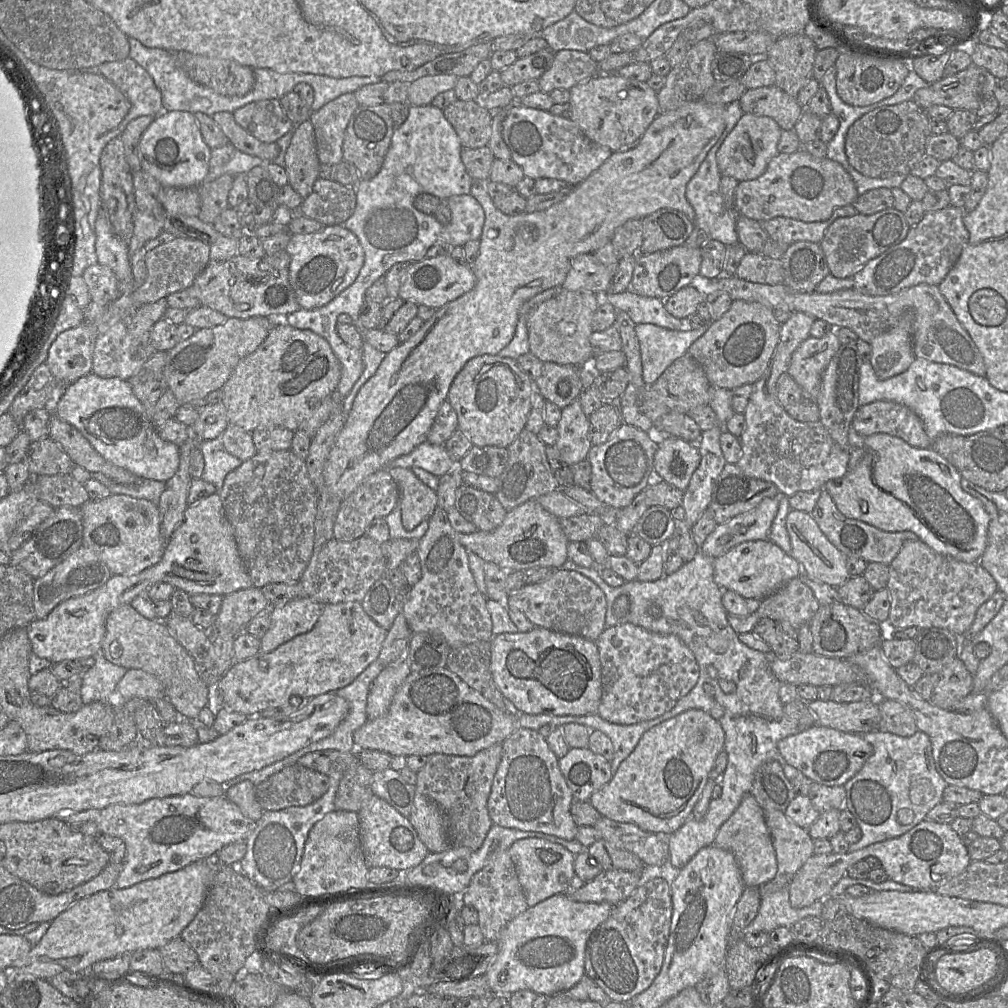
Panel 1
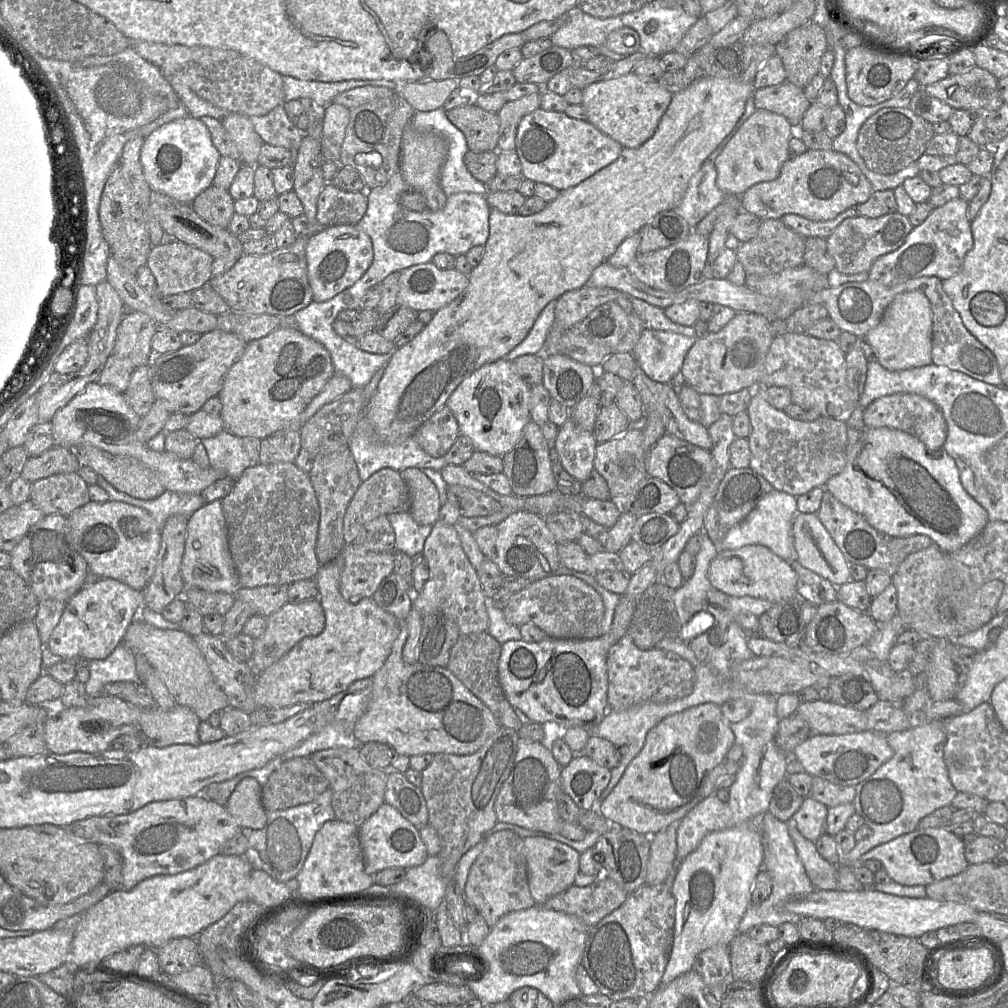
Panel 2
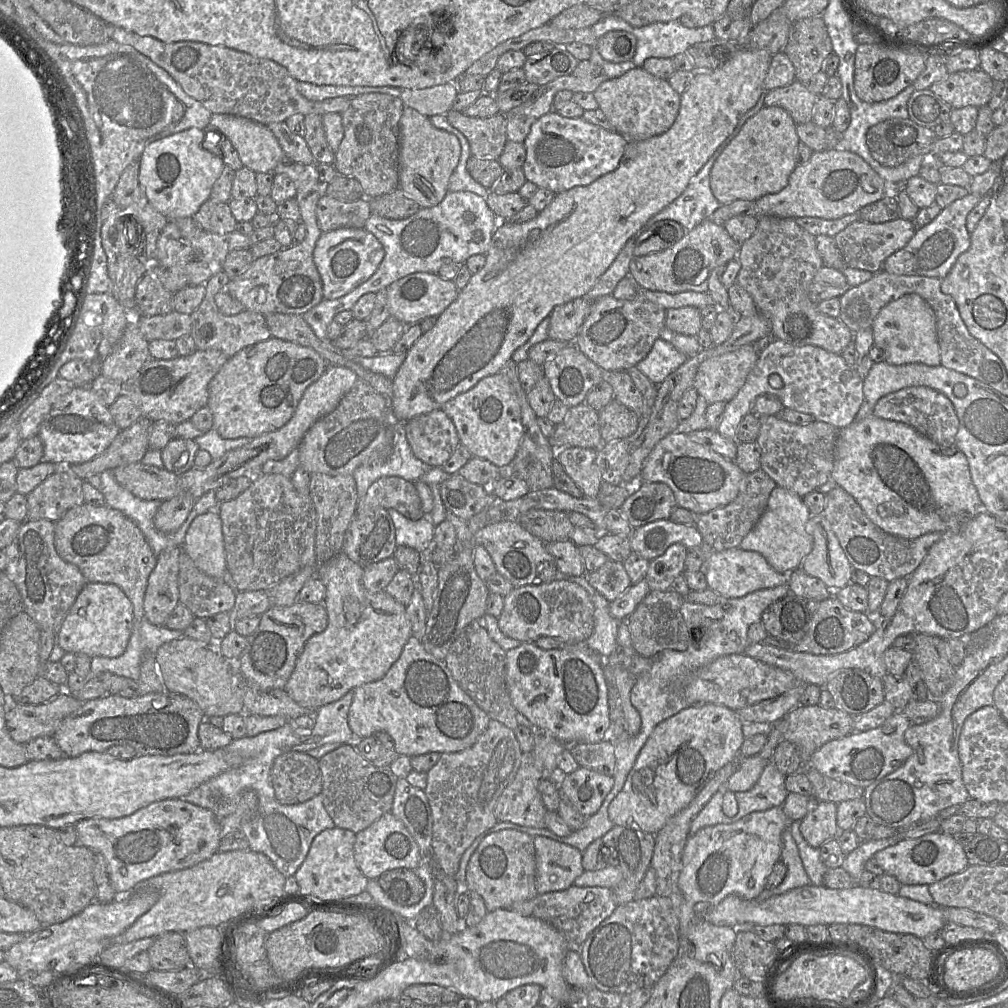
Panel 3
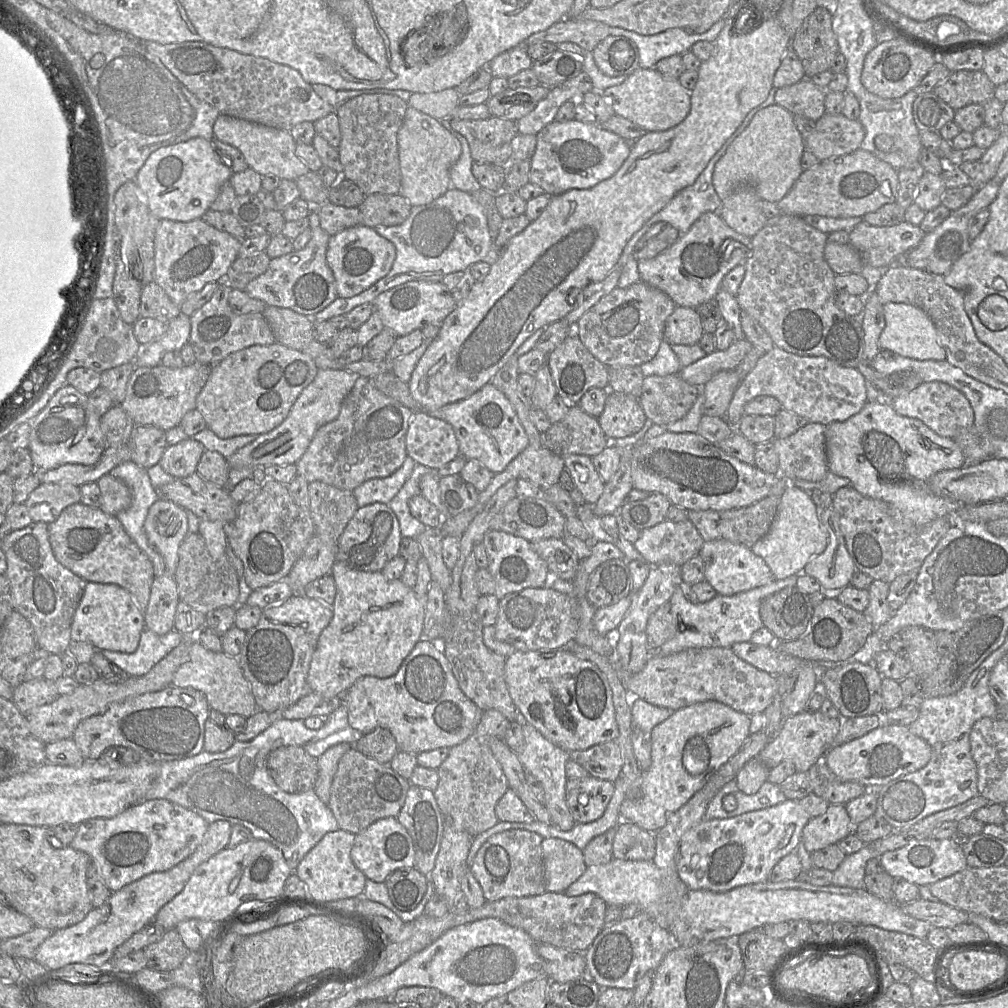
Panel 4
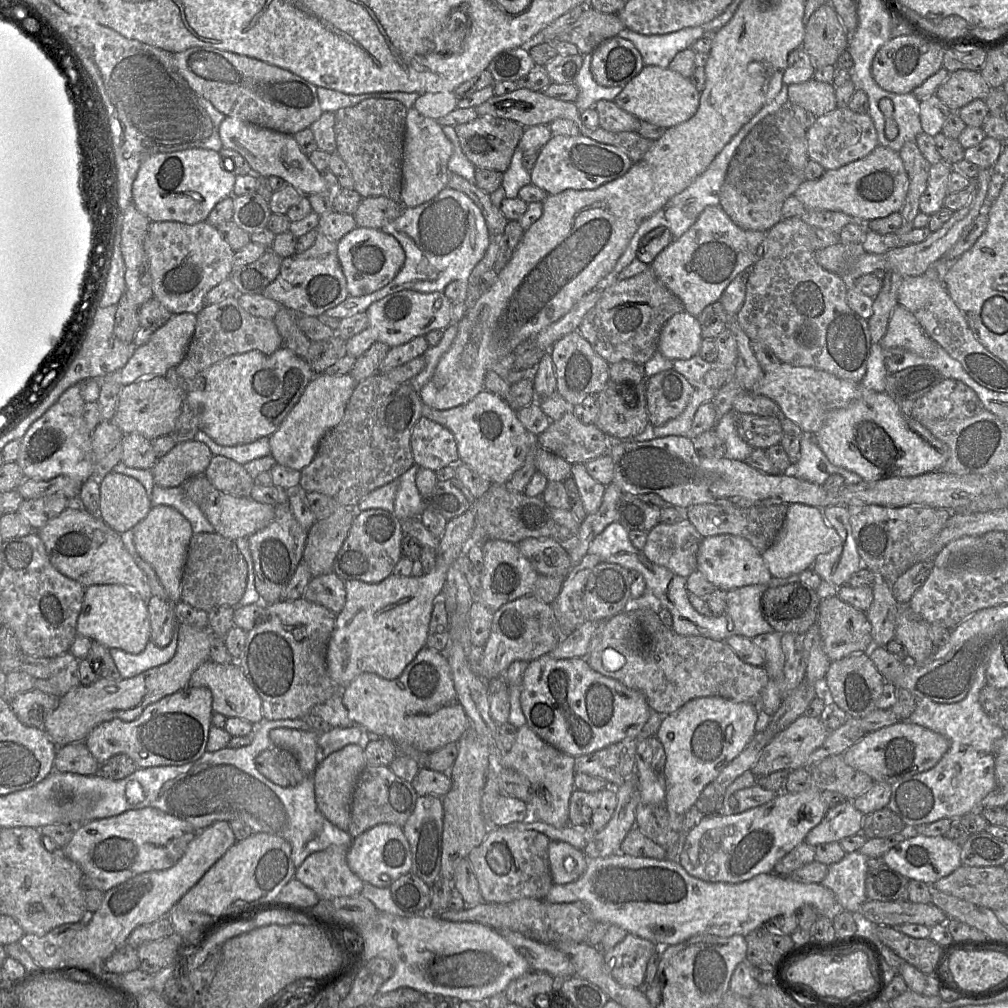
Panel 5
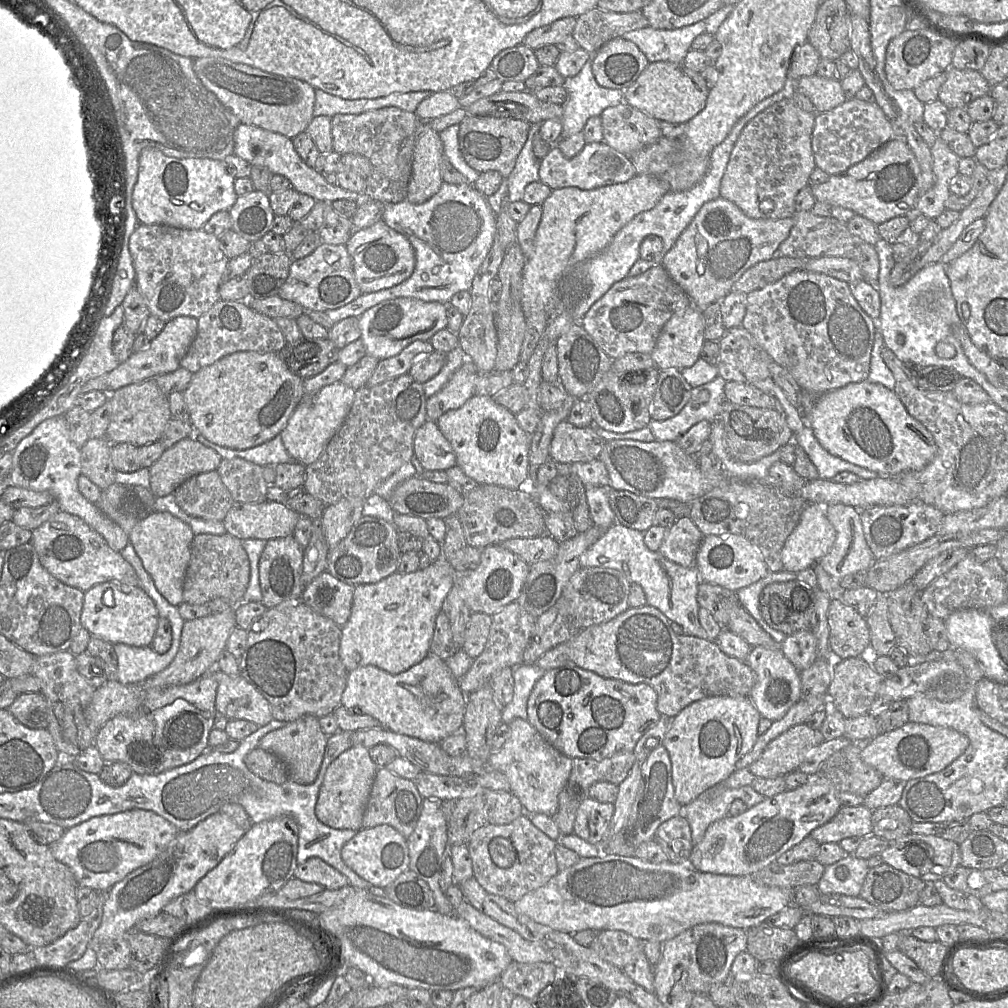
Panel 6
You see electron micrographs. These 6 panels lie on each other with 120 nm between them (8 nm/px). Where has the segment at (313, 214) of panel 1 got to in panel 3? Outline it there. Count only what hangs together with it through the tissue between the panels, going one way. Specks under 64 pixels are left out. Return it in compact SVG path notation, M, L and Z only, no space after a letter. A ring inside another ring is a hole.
M324 194L316 207L318 225L323 233L339 228L364 228L370 215L369 199L366 197L342 202Z

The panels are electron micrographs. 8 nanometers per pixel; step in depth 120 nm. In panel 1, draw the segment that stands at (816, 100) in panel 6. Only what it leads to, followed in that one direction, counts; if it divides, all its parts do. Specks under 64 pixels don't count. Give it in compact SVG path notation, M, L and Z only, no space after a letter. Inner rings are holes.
M775 85L747 89L739 98L746 114L774 119L782 130L791 130L804 111L795 97Z

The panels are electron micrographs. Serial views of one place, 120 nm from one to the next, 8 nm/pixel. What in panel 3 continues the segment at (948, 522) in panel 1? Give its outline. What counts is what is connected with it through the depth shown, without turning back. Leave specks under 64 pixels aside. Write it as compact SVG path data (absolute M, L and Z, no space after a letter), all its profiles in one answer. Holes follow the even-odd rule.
M873 414L839 430L831 478L856 500L867 517L884 532L906 539L930 532L954 533L984 512L971 480L968 460L955 446L939 446L907 424Z

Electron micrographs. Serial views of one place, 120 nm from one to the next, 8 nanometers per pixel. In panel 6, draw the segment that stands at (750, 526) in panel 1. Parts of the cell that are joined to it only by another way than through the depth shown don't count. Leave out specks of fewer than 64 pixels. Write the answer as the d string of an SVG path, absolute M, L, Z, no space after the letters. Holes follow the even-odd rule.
M807 504L803 509L796 528L787 538L781 552L783 571L800 572L813 567L825 556L834 544L836 530L825 516L824 506L819 504Z

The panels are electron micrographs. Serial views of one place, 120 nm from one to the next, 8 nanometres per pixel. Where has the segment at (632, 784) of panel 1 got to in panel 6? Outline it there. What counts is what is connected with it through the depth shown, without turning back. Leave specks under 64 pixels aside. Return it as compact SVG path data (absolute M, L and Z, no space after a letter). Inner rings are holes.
M711 696L694 701L672 718L662 744L671 760L675 799L682 806L692 802L710 787L722 783L735 771L737 761L752 749L758 738L760 718L750 697L731 696Z

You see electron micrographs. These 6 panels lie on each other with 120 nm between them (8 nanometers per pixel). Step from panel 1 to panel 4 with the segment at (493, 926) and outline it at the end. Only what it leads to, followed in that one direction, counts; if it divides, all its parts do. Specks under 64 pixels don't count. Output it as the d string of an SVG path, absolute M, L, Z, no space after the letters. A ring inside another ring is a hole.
M523 829L499 832L480 847L469 870L481 886L487 902L506 897L529 897L546 892L541 843L543 837Z

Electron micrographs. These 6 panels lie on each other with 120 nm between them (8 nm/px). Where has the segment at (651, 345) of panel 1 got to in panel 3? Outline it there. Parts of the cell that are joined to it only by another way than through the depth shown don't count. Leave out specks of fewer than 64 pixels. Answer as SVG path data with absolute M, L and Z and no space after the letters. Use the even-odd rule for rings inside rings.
M658 338L648 355L636 367L653 384L659 386L665 379L689 359L672 344Z

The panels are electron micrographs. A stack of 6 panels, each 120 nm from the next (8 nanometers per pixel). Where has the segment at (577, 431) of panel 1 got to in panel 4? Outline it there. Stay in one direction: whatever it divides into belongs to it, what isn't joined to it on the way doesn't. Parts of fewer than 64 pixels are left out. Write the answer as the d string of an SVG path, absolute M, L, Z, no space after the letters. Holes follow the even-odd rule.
M585 455L563 457L565 468L588 505L594 505L599 500L605 487L605 483L595 470L591 458Z

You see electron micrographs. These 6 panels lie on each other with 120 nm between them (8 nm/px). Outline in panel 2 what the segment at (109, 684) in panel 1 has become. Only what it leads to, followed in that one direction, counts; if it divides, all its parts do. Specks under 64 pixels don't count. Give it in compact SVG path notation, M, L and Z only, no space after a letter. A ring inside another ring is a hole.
M119 644L105 659L89 661L89 679L85 682L88 698L102 695L102 689L108 683L138 683L135 657L130 649Z

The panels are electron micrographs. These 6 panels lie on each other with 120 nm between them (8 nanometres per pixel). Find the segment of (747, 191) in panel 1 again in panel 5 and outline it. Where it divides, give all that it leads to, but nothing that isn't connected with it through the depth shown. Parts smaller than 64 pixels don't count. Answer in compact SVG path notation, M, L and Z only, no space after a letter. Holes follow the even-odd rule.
M878 145L865 157L838 169L826 170L816 180L805 180L793 194L811 210L843 212L859 221L868 222L900 212L907 195L909 178L903 161L896 152Z

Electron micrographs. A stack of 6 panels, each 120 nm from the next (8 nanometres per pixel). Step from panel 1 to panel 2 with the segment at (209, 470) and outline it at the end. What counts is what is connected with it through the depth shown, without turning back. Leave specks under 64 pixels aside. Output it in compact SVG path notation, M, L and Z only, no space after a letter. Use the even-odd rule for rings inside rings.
M226 429L213 437L198 439L206 449L210 467L223 470L226 477L237 480L250 466L242 438Z

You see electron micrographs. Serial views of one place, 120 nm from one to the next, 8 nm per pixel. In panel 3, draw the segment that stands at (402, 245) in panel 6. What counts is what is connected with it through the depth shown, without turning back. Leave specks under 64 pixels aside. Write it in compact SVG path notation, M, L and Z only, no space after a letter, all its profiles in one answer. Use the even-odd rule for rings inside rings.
M339 228L322 233L314 248L313 260L322 280L323 299L340 298L367 281L384 255L382 244L364 228Z

